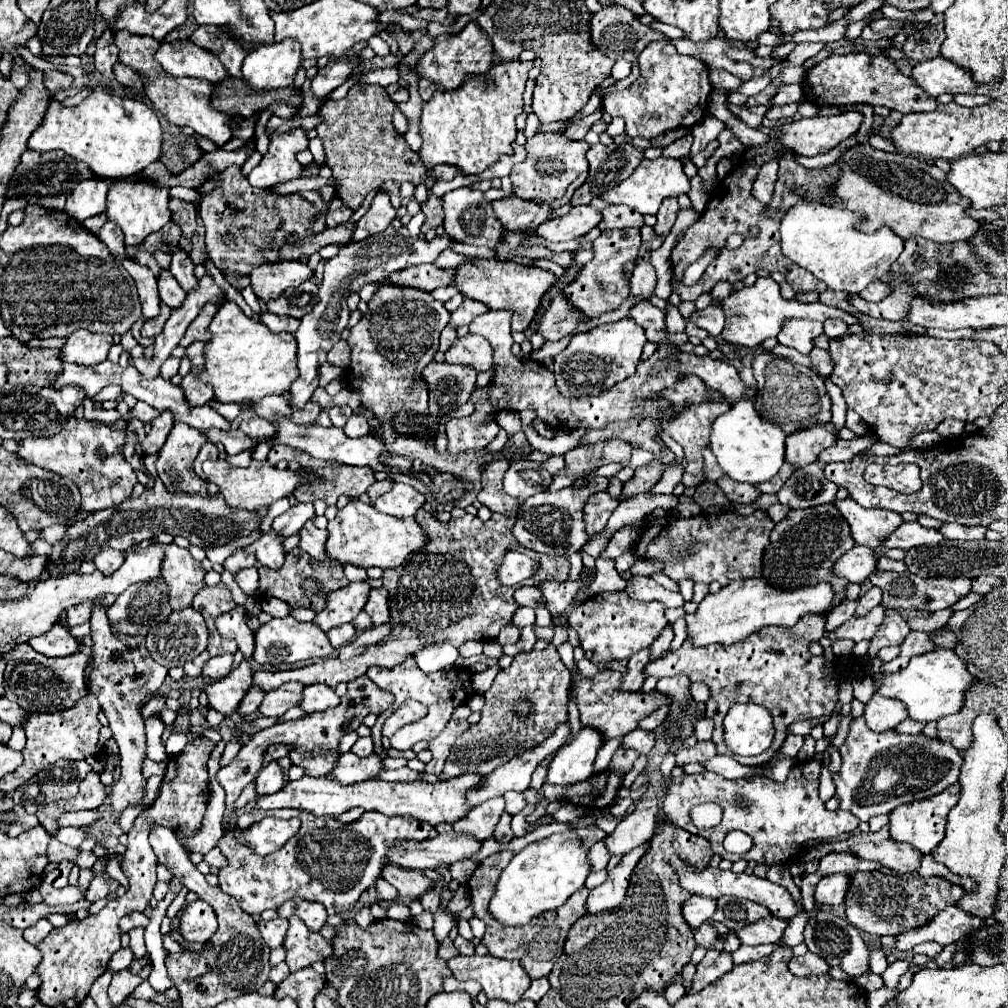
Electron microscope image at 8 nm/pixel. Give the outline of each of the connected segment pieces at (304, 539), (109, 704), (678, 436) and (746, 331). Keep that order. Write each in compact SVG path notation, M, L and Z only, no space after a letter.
M309 519L303 529L299 531L299 549L303 549L305 553L309 553L313 559L327 559L327 555L323 555L323 543L327 539L327 531L315 527L313 519Z
M95 607L89 623L91 623L91 639L93 639L93 647L91 647L93 655L89 659L89 665L91 665L89 691L99 699L101 709L109 719L109 729L113 731L113 737L119 745L119 757L121 757L121 777L113 781L109 791L111 809L115 813L125 811L125 807L143 807L143 811L147 811L147 805L143 805L147 779L143 777L143 771L141 771L143 761L147 759L145 755L147 737L145 737L141 707L163 685L167 667L151 659L145 647L145 639L139 639L139 637L119 639L119 635L111 635L105 609Z
M701 403L701 405L689 405L687 409L679 411L671 419L663 419L661 431L667 433L671 439L675 439L683 451L687 467L683 471L683 485L695 487L703 481L703 457L701 447L707 445L707 435L711 423L725 411L729 411L729 403Z
M757 279L755 285L745 287L741 291L733 293L733 301L729 301L729 309L725 315L725 327L721 331L721 337L725 343L729 345L739 345L739 347L757 347L761 345L765 339L769 337L777 337L781 321L789 319L789 317L799 317L799 319L807 319L807 317L837 317L843 319L847 325L857 323L857 319L837 307L827 307L823 303L799 303L799 301L787 301L781 297L781 289L773 279Z

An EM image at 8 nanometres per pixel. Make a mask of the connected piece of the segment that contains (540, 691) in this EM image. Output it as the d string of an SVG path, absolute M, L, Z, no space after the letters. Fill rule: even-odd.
M547 645L543 651L533 649L529 653L517 653L511 667L501 669L491 689L483 693L485 707L481 709L481 721L477 725L471 725L469 731L465 731L457 739L439 779L447 781L463 773L487 775L509 759L541 745L547 737L555 733L561 723L569 721L569 687L569 669L559 659L555 645ZM519 701L529 705L529 713L519 715L515 711Z

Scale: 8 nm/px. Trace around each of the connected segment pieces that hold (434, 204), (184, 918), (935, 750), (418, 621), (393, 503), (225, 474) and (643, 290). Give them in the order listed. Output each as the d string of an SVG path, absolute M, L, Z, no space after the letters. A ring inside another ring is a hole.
M429 197L425 201L425 205L421 205L421 211L427 217L425 223L423 223L423 227L421 227L423 233L427 233L431 229L437 229L443 223L443 219L445 219L445 211L443 211L443 205L441 205L441 197Z
M197 899L183 907L179 917L179 933L187 943L205 943L215 931L217 919L209 903Z
M863 717L851 723L847 741L841 747L843 765L837 773L831 773L835 783L835 797L839 799L839 809L851 811L859 821L869 821L873 815L891 813L897 805L913 803L931 795L941 793L949 785L959 781L961 755L951 743L939 739L929 739L925 735L901 735L893 729L875 733L865 723ZM879 775L883 775L883 785L891 787L887 799L877 803Z
M419 509L415 519L423 533L427 533L427 545L421 551L411 553L403 565L383 571L383 587L389 591L389 639L369 647L365 653L345 663L325 657L301 669L253 673L251 687L257 687L265 693L281 687L287 681L299 681L303 685L325 683L333 687L341 681L349 683L351 679L363 675L371 665L393 667L433 643L447 641L453 647L461 647L469 639L485 641L499 635L501 627L511 621L517 609L513 601L515 589L503 587L495 577L495 567L501 563L505 549L520 551L521 546L511 535L515 517L495 513L489 521L483 523L479 517L463 515L459 519L439 523L425 509ZM399 625L403 637L407 639L399 639Z
M397 483L389 493L377 497L373 507L379 513L387 513L387 515L393 515L393 517L399 517L399 519L407 519L407 517L413 517L415 511L423 503L425 503L423 493L415 491L411 485Z
M207 461L207 465L203 467L205 471L205 477L207 481L211 483L217 483L219 487L219 493L223 495L225 503L229 507L235 507L235 509L257 509L261 505L271 505L275 503L277 499L281 497L287 497L293 493L293 489L307 481L307 473L301 471L299 475L295 475L293 471L285 469L285 471L279 471L275 469L273 465L267 465L265 461L253 461L249 467L241 469L241 467L229 467L225 461Z
M641 261L631 275L631 295L635 295L639 301L649 301L655 295L655 267L651 263Z

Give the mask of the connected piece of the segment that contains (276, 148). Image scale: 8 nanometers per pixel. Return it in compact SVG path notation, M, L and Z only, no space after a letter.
M293 129L281 137L271 137L269 139L269 151L267 155L263 155L261 163L249 173L247 179L253 187L261 187L261 189L267 189L279 181L287 181L287 179L295 179L299 177L299 169L301 169L301 163L295 159L295 153L305 149L307 147L307 137L305 137L305 131L303 129Z

